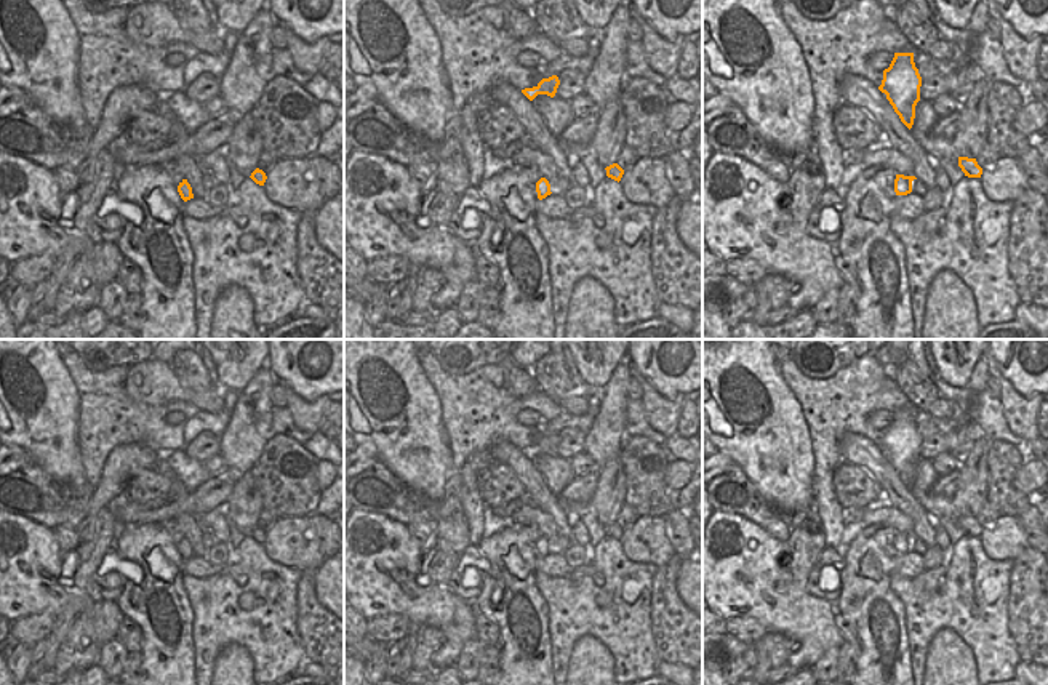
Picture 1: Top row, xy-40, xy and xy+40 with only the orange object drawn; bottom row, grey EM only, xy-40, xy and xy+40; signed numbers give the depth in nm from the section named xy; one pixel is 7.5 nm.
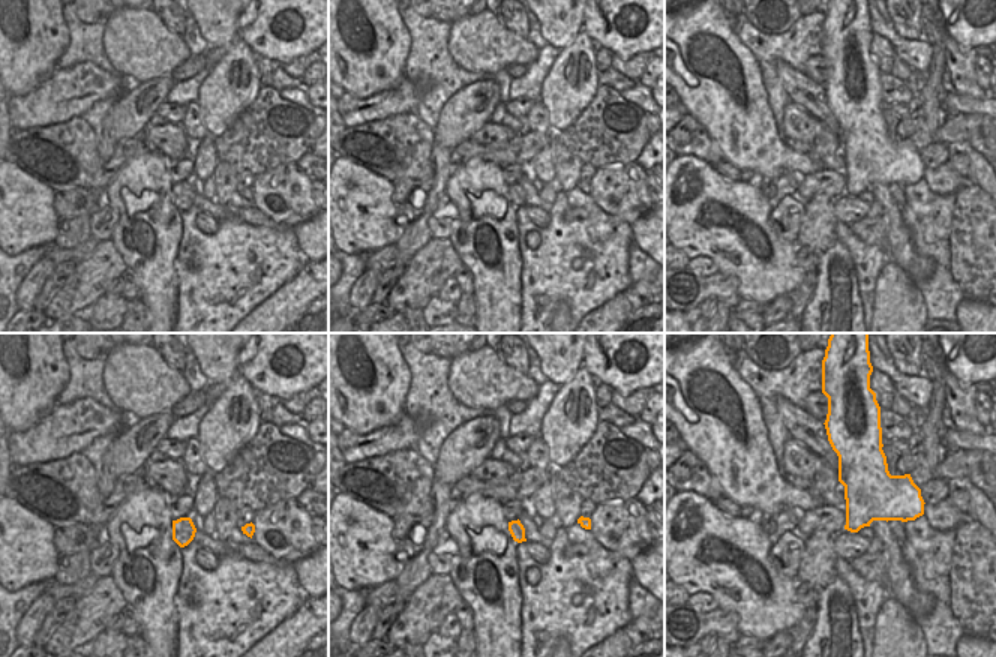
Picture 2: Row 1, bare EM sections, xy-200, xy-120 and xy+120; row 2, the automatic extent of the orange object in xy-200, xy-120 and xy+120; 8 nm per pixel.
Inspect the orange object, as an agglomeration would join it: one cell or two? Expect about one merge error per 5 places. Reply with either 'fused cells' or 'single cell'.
single cell

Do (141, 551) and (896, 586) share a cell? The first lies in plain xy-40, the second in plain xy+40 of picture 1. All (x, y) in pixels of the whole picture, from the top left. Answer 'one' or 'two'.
two

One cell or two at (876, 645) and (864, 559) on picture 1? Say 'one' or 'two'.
one

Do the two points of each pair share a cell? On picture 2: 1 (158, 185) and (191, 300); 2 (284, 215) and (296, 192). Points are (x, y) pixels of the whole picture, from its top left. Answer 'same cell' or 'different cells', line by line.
1: different cells
2: same cell

